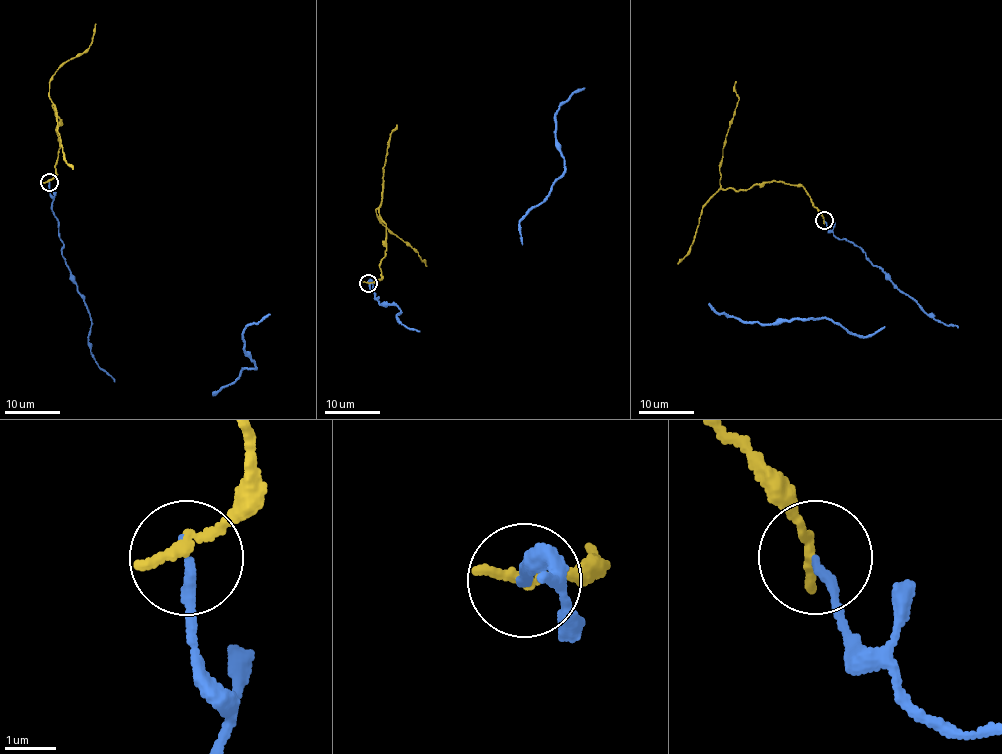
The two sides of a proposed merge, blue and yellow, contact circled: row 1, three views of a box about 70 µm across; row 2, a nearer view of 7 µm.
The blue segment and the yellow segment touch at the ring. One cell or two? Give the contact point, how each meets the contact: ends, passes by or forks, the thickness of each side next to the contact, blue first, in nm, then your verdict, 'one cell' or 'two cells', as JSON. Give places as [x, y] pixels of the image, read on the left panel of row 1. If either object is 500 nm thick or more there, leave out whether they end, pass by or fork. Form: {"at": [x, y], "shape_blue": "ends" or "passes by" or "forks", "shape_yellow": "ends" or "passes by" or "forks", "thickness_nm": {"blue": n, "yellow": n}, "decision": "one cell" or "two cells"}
{"at": [49, 182], "shape_blue": "ends", "shape_yellow": "ends", "thickness_nm": {"blue": 180, "yellow": 240}, "decision": "two cells"}

